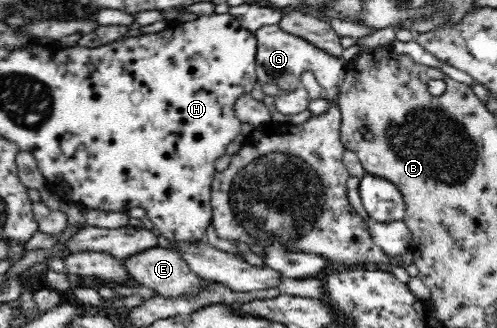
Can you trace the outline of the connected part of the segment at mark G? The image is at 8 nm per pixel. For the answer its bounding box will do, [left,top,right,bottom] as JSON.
[255,25,348,103]

